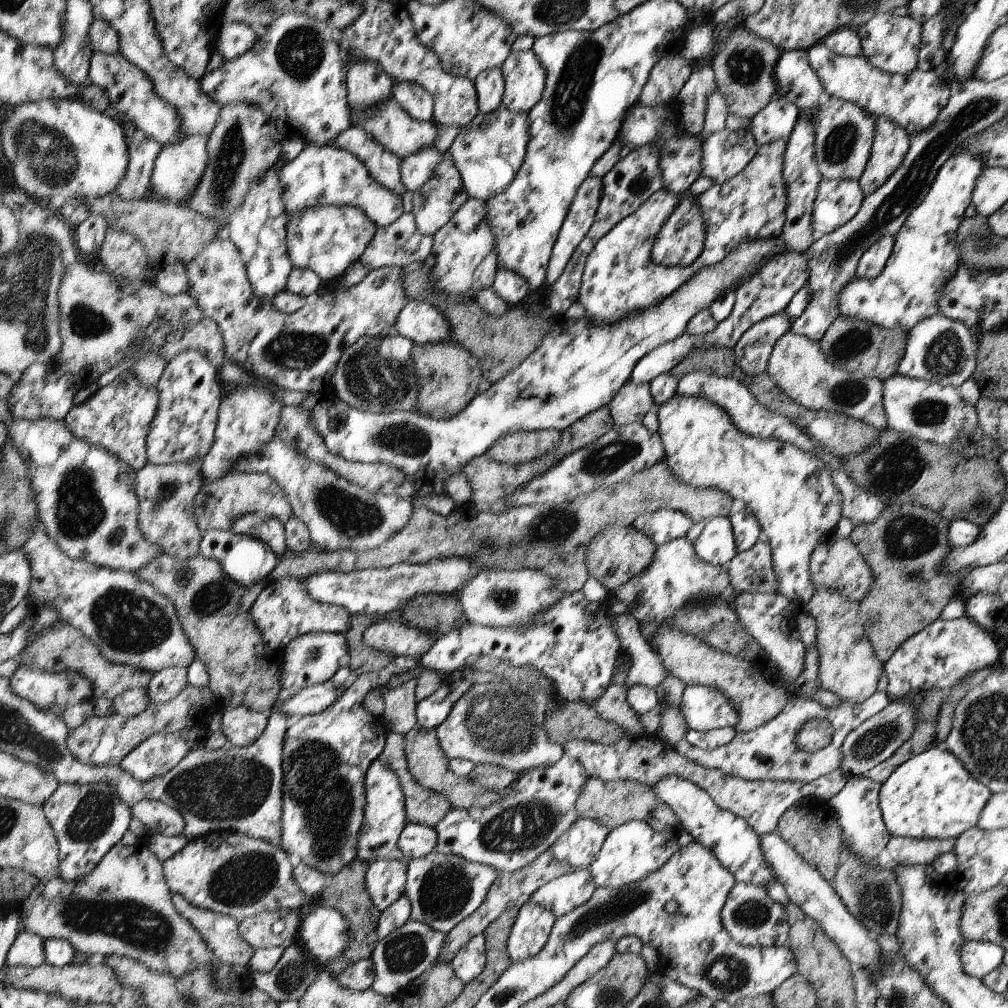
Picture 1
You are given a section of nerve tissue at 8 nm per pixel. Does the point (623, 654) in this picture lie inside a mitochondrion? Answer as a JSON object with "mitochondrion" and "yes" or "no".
{"mitochondrion":"no"}

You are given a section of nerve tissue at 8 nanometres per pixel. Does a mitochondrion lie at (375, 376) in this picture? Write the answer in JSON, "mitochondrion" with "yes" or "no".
{"mitochondrion":"yes"}

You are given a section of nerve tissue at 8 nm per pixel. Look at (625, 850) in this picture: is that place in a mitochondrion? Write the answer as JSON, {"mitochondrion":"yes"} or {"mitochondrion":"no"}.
{"mitochondrion":"no"}

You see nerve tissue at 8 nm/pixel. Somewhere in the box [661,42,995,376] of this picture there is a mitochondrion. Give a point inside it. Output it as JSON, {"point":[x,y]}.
{"point":[855,341]}

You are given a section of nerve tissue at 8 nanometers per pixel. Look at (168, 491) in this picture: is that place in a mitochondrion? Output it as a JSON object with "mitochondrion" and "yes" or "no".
{"mitochondrion":"yes"}

